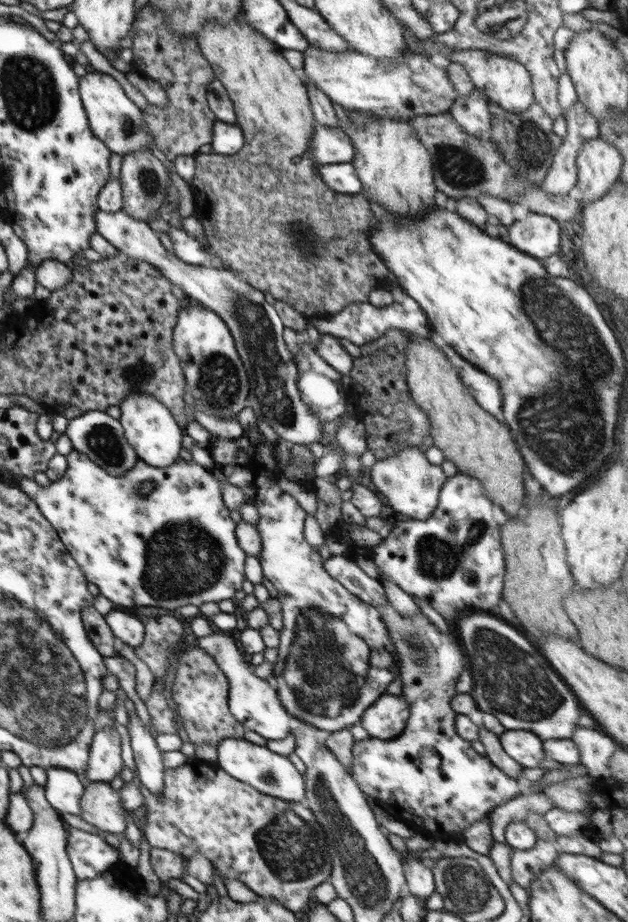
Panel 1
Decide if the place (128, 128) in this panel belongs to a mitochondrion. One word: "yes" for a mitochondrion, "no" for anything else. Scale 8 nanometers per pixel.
yes

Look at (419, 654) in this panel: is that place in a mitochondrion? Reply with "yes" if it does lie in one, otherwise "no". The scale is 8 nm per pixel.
yes

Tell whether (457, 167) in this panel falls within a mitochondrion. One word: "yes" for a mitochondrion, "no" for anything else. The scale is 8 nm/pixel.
yes

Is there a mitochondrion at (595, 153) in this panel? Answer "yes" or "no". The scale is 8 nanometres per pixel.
no

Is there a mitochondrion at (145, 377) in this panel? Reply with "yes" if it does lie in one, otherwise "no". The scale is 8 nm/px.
yes

